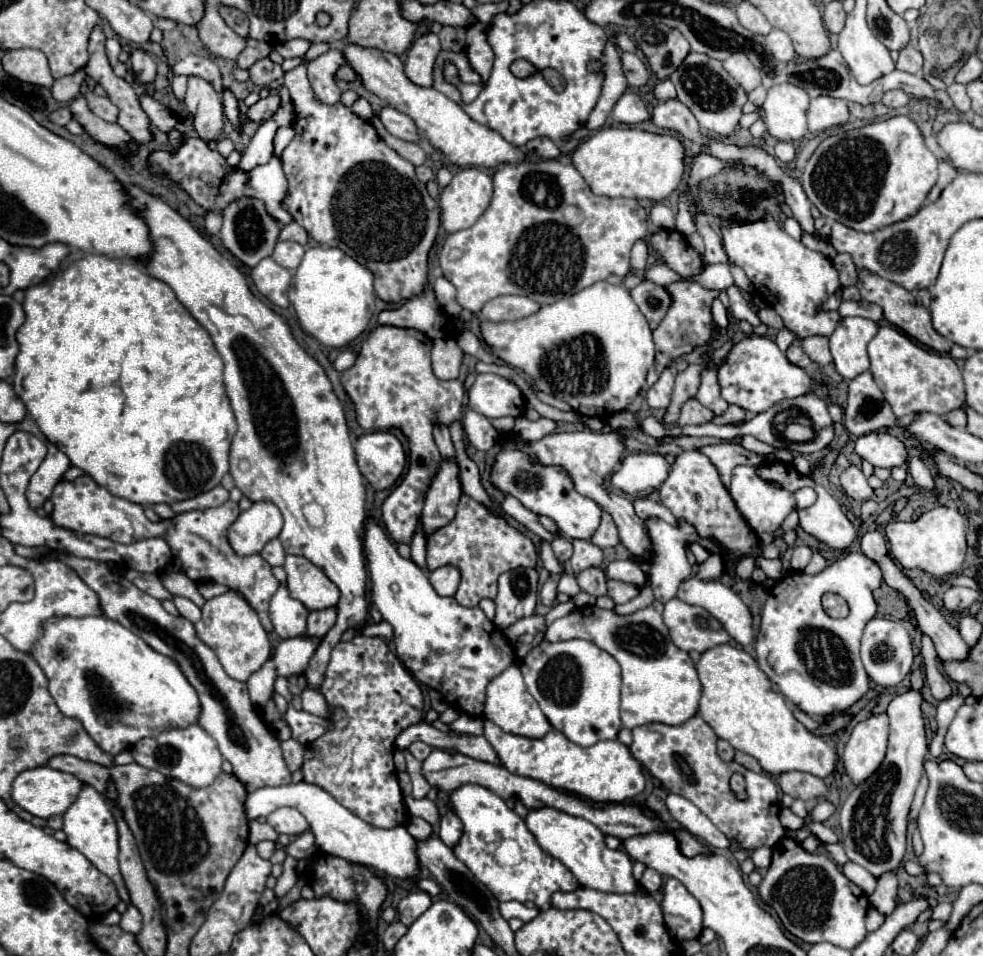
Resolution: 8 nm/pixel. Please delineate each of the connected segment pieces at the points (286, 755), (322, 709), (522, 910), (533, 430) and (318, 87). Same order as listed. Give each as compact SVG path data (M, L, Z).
M287 739L287 741L281 743L281 749L283 749L283 759L289 765L289 771L299 769L301 763L303 763L305 745L299 743L299 741L295 741L295 739Z
M305 689L301 693L301 699L303 699L303 709L311 715L321 715L321 717L327 717L329 715L329 705L325 701L325 697L315 691L315 689Z
M507 901L507 903L501 903L499 909L501 909L501 915L503 915L505 919L517 917L517 919L521 919L521 921L531 921L533 917L539 915L539 909L537 909L537 907L529 909L529 907L525 907L523 903L519 903L519 901Z
M521 417L521 419L515 419L515 427L513 427L513 431L527 443L539 441L541 437L551 435L555 429L557 429L557 423L553 419L545 419L545 417L539 417L537 421L529 421L529 419Z
M333 49L333 51L327 51L323 55L319 55L317 59L309 61L307 63L307 73L309 73L309 83L317 95L317 99L321 103L327 103L327 105L333 105L339 101L341 97L341 91L333 79L335 71L345 65L345 59L341 55L341 51Z

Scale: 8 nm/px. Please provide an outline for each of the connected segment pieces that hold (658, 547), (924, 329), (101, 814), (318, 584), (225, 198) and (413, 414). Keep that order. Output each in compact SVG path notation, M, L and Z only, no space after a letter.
M651 517L651 519L645 519L645 527L647 527L647 533L649 533L649 539L651 539L651 553L649 553L647 559L641 559L641 557L629 557L629 559L635 561L641 567L641 571L647 575L651 589L655 593L655 599L661 601L661 603L673 599L677 589L679 589L679 583L685 581L691 575L691 565L689 565L687 555L685 555L691 541L699 541L703 547L707 547L715 553L721 553L721 547L715 541L701 539L695 533L695 529L691 525L687 525L685 521L681 521L681 527L673 527L673 525L669 525L669 523L665 523L657 517Z
M865 269L859 271L859 281L861 281L861 283L857 283L857 289L859 289L859 293L861 293L861 299L879 305L879 307L883 309L883 317L885 317L889 323L897 325L897 327L903 329L907 335L911 335L911 337L917 339L919 343L923 343L923 345L935 349L937 353L949 353L949 351L951 351L953 343L947 341L945 337L941 337L941 335L933 329L933 325L931 325L931 313L929 313L925 307L917 305L915 297L913 297L907 289L903 289L901 285L897 285L897 283L893 283L893 281L887 281L887 279L883 279L883 277L879 277L879 275L873 275L873 273L865 271Z
M85 785L77 797L77 801L69 807L69 811L63 815L63 831L67 835L67 843L71 847L75 847L77 851L81 851L101 873L105 873L119 891L121 901L129 903L129 891L123 883L123 879L119 881L119 843L117 843L117 823L111 811L111 805L105 801L103 795L99 795L91 785Z
M287 555L283 569L287 573L289 595L301 601L309 611L321 611L337 605L339 589L309 559Z
M187 137L181 141L179 149L171 149L171 151L153 151L149 157L149 171L155 175L163 175L173 183L179 183L181 189L185 189L189 193L189 197L201 205L205 211L217 211L221 213L225 209L225 205L229 205L229 201L237 201L237 197L253 197L265 203L267 213L279 223L279 225L287 225L289 221L293 221L293 217L281 207L281 201L287 195L287 181L285 181L285 173L281 169L281 161L279 157L273 157L267 165L259 165L257 169L251 169L249 173L237 169L237 167L229 167L225 157L213 149L207 141L199 139L199 137Z
M377 327L363 343L357 361L351 369L341 373L341 383L351 397L357 413L357 423L367 431L399 429L409 439L409 469L403 481L385 499L381 513L383 523L395 543L411 545L423 511L425 493L435 477L443 457L433 441L433 427L449 427L461 421L465 387L459 379L443 381L435 377L431 369L433 341L417 329L401 327Z

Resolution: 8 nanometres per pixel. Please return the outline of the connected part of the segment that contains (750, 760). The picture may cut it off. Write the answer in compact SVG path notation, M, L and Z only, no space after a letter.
M737 751L735 753L735 761L739 763L739 765L743 765L743 767L747 767L747 769L751 769L751 771L755 771L755 773L763 773L763 769L759 769L759 763L757 763L757 759L755 757L751 757L751 755L747 755L747 753L741 753L741 751Z

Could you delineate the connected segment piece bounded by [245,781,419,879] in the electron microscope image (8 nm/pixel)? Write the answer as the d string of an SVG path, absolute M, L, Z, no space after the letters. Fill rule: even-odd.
M291 783L283 787L261 787L253 793L247 795L245 799L245 813L249 819L257 817L267 817L279 807L295 807L299 809L313 835L315 835L315 847L327 855L337 855L343 857L351 863L375 867L387 875L405 879L405 877L415 877L419 873L419 863L417 863L417 853L415 853L415 839L407 833L403 825L393 827L393 829L379 829L357 815L353 815L349 809L345 809L341 803L337 803L325 789L313 783Z

